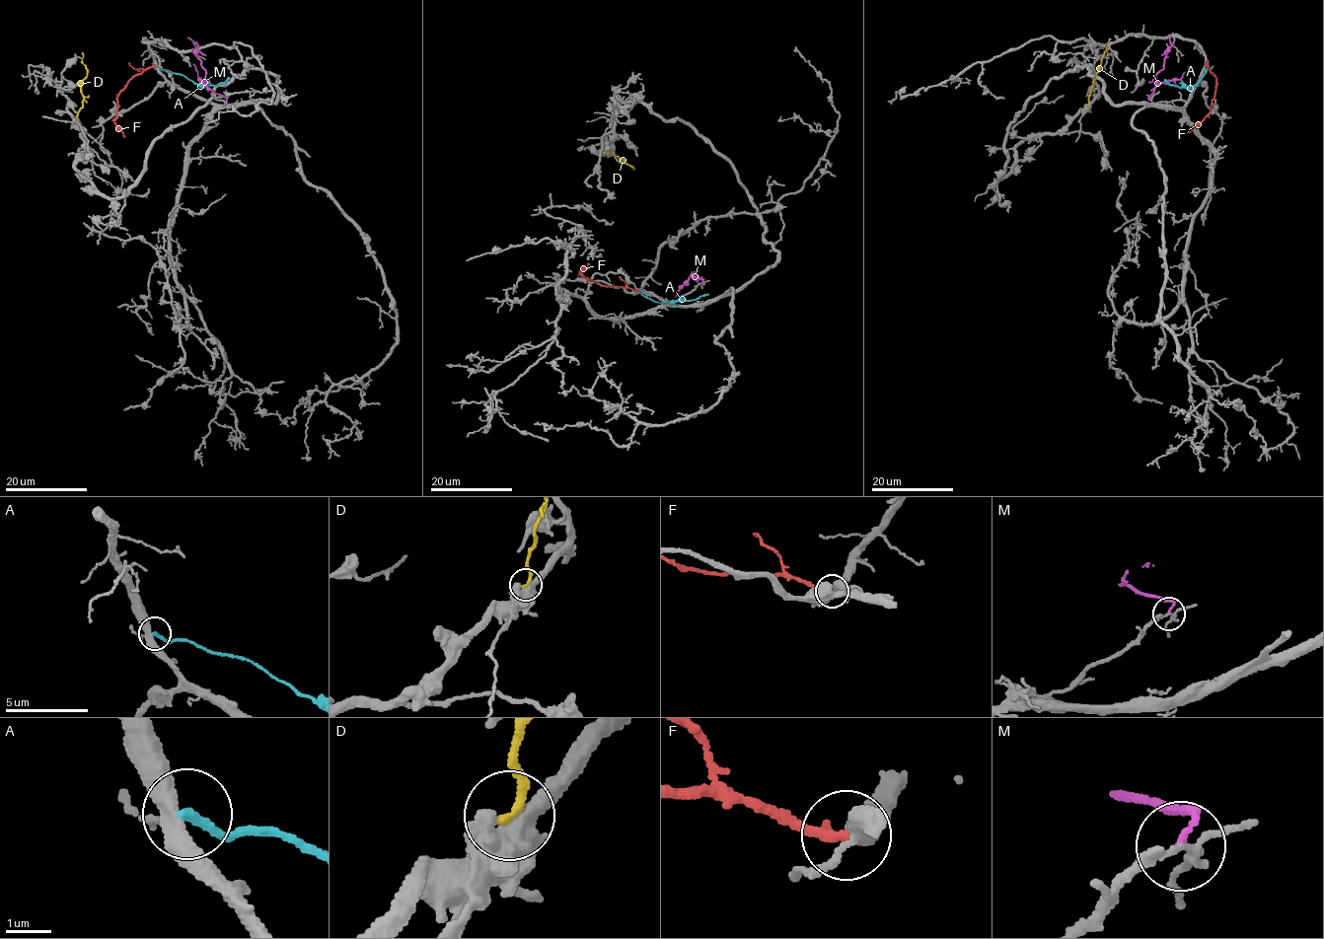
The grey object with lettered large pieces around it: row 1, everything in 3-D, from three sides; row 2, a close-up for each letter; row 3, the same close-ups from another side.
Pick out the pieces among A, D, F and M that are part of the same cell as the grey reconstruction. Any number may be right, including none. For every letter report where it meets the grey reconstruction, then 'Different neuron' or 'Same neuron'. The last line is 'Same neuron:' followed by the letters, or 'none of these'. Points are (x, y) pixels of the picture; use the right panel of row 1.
A: Touches grey at (1204, 68). Different neuron
D: Touches grey at (1088, 105). Different neuron
F: Touches grey at (1207, 65). Different neuron
M: Touches grey at (1151, 100). Different neuron
Same neuron: none of these

